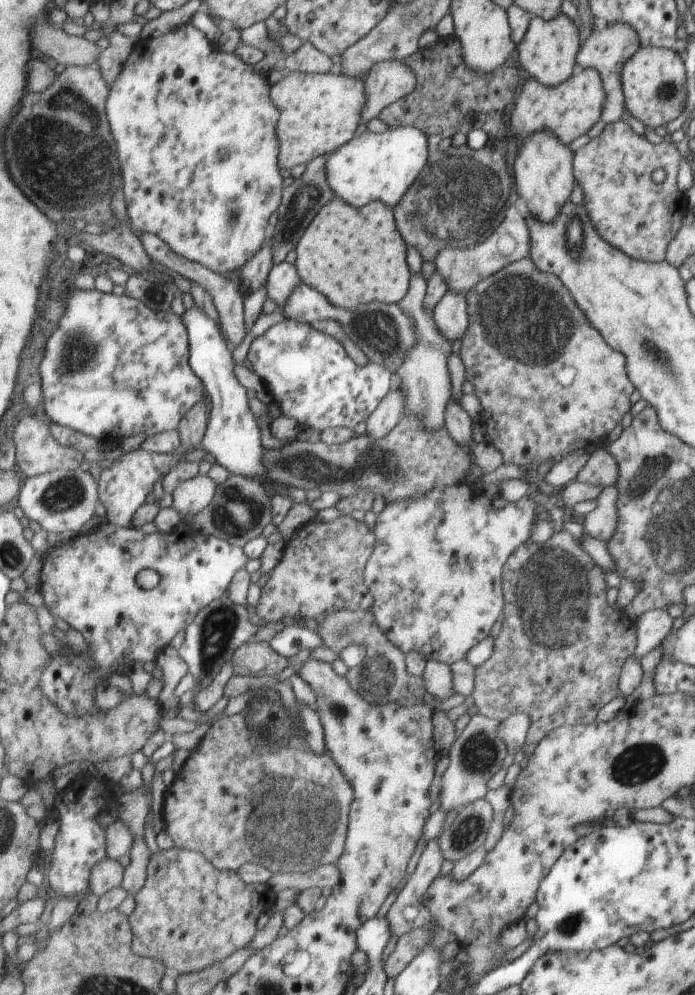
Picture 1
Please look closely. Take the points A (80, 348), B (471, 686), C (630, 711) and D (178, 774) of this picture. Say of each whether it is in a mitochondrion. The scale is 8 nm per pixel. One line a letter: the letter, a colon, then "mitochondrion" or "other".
A: mitochondrion
B: other
C: other
D: other

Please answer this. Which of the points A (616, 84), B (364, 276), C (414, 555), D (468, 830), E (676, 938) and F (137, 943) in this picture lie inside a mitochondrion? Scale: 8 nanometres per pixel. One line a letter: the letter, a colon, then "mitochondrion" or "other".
A: other
B: other
C: other
D: mitochondrion
E: other
F: other

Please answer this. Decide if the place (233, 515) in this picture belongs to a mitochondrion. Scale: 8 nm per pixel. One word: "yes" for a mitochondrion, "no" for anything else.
yes

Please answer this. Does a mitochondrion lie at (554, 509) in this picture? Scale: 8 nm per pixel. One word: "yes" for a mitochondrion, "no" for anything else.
no

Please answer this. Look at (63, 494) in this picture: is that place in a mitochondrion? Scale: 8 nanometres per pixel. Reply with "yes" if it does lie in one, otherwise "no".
yes

